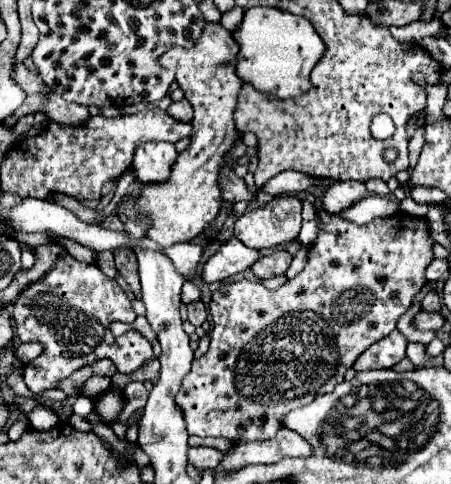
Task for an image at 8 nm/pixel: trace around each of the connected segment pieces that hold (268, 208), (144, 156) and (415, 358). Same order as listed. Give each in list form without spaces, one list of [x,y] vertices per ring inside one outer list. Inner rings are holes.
[[[290,194],[274,196],[268,204],[238,216],[234,226],[234,236],[250,248],[272,248],[282,242],[290,242],[300,234],[300,226],[302,226],[300,212],[302,212],[302,206],[296,196],[290,196]]]
[[[148,142],[136,148],[132,166],[136,168],[140,182],[162,182],[168,178],[170,166],[174,164],[176,156],[178,152],[172,142]]]
[[[410,342],[408,348],[406,348],[406,356],[412,360],[414,366],[422,368],[422,366],[428,366],[432,362],[432,358],[428,356],[426,352],[426,344],[420,344],[420,342]]]

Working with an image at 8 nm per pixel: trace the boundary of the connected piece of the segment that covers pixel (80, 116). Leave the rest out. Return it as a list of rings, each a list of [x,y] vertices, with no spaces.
[[[58,94],[48,96],[48,104],[44,112],[50,116],[50,120],[58,124],[66,124],[66,126],[80,126],[90,120],[90,112],[86,106],[62,100]]]

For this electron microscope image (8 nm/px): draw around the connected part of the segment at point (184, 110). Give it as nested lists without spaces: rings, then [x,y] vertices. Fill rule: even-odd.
[[[182,98],[180,102],[172,102],[168,112],[176,118],[176,120],[182,120],[182,122],[190,122],[194,118],[194,110],[190,108],[190,102],[186,98]]]

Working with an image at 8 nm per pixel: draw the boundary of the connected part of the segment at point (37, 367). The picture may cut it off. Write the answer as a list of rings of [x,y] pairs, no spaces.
[[[68,252],[58,256],[50,272],[20,292],[12,304],[12,316],[20,342],[38,342],[44,346],[42,354],[24,366],[26,386],[34,394],[56,388],[58,380],[64,380],[82,366],[90,366],[102,358],[110,358],[116,368],[126,374],[154,358],[152,344],[138,330],[130,330],[116,338],[108,328],[114,320],[128,324],[136,320],[130,298],[116,280],[104,276],[96,264],[80,262]]]

